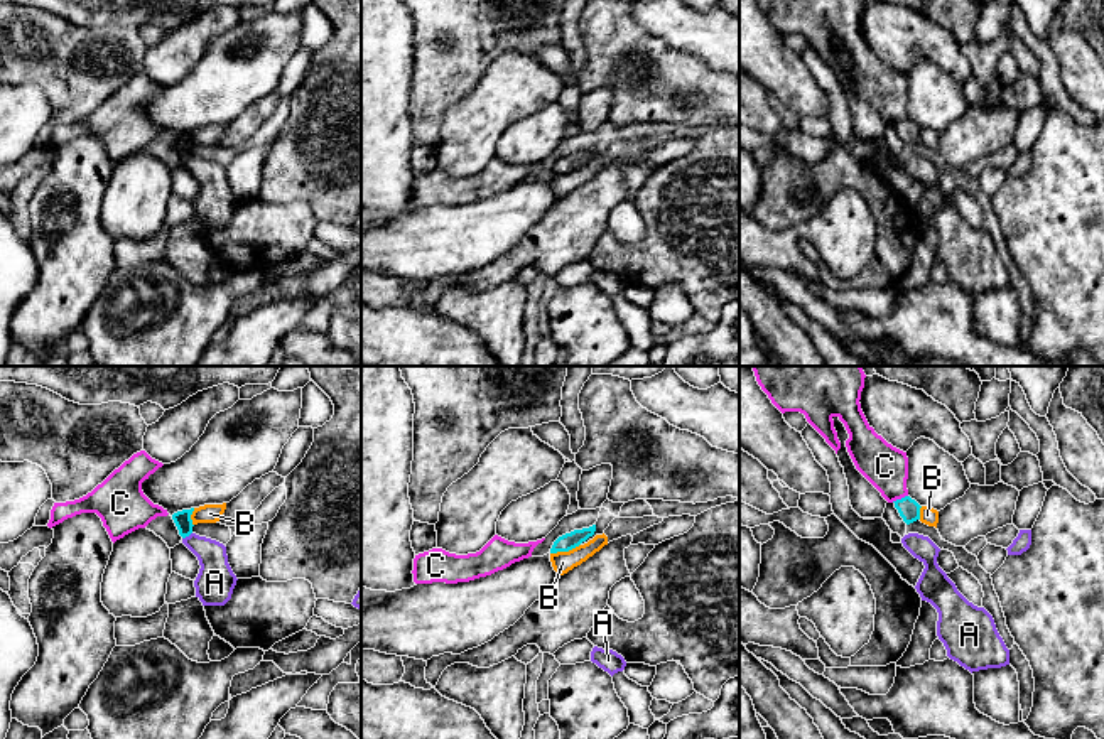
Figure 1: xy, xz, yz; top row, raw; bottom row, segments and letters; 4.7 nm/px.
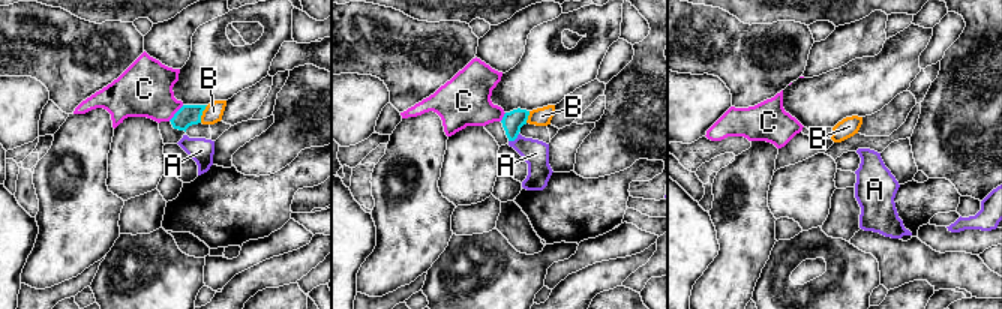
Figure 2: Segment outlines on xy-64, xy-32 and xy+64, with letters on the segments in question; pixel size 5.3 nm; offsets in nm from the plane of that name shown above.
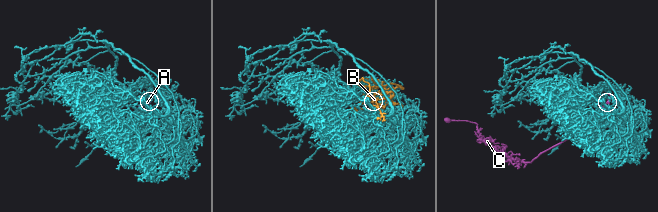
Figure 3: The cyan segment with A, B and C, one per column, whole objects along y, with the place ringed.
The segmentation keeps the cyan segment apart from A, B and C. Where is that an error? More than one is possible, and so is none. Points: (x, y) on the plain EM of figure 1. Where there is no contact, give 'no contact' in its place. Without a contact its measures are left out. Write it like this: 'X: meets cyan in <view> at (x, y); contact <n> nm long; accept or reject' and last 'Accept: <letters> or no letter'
A: meets cyan in xy at (186, 157); contact 60 nm long; accept
B: meets cyan in xz at (564, 172); contact 150 nm long; reject
C: meets cyan in yz at (898, 122); contact 90 nm long; reject
Accept: A

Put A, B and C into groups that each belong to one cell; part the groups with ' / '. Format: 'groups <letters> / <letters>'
groups A / B / C

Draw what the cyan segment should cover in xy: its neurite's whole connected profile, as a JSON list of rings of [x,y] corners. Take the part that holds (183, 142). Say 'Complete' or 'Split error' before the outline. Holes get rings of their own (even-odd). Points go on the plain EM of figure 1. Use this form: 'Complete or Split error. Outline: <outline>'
Split error. Outline: [[[194,130],[177,133],[172,142],[182,165],[198,179],[201,187],[194,202],[196,219],[203,228],[225,228],[231,221],[238,201],[228,186],[226,169],[192,154],[192,133]]]

